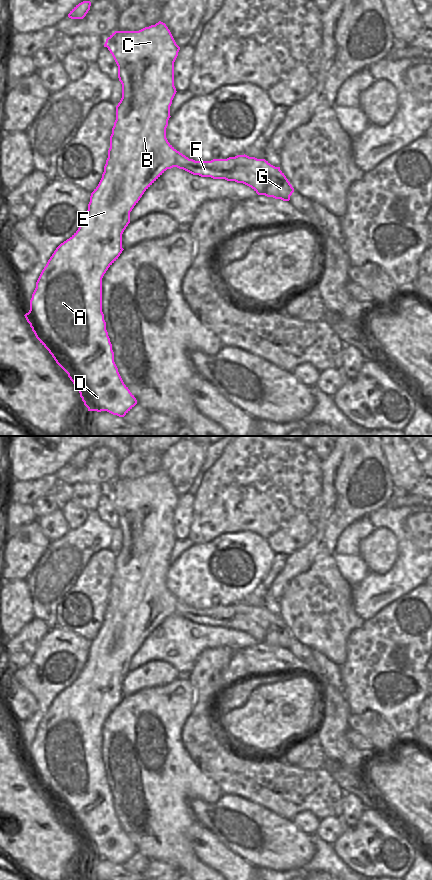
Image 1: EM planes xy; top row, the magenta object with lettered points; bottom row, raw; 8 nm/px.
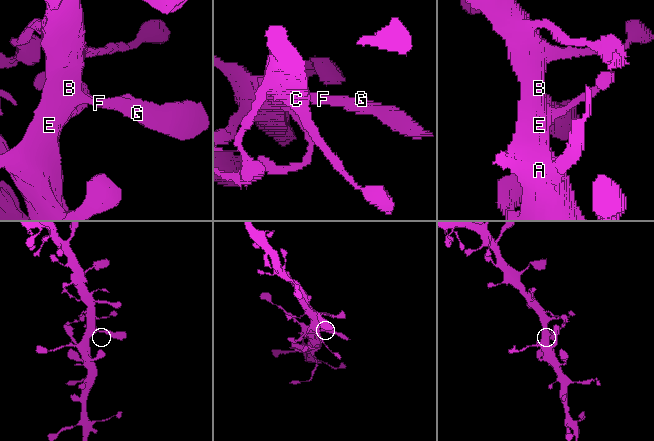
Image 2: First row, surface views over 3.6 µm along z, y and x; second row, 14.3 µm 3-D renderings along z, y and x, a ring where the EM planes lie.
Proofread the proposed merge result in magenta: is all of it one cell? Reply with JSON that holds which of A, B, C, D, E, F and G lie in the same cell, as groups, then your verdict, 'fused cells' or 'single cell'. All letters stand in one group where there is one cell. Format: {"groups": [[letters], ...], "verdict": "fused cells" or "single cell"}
{"groups": [["A", "B", "C", "D", "E", "F", "G"]], "verdict": "single cell"}

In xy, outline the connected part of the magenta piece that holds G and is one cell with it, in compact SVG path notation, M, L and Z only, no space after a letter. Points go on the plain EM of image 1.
M159 469L139 479L115 479L106 487L104 495L108 496L118 514L118 526L122 532L122 546L116 554L116 568L110 584L110 596L104 620L98 634L91 641L86 664L78 678L56 696L42 718L30 748L30 758L24 764L36 786L77 835L88 859L107 859L124 865L137 852L137 848L124 832L114 810L114 800L102 760L102 726L124 698L122 682L130 671L130 660L144 640L167 617L173 615L201 625L243 631L258 643L283 649L290 648L294 636L280 615L271 613L265 607L244 602L227 607L195 609L177 599L168 590L166 576L171 565L170 554L177 540L174 534L174 510L180 495L165 471Z

